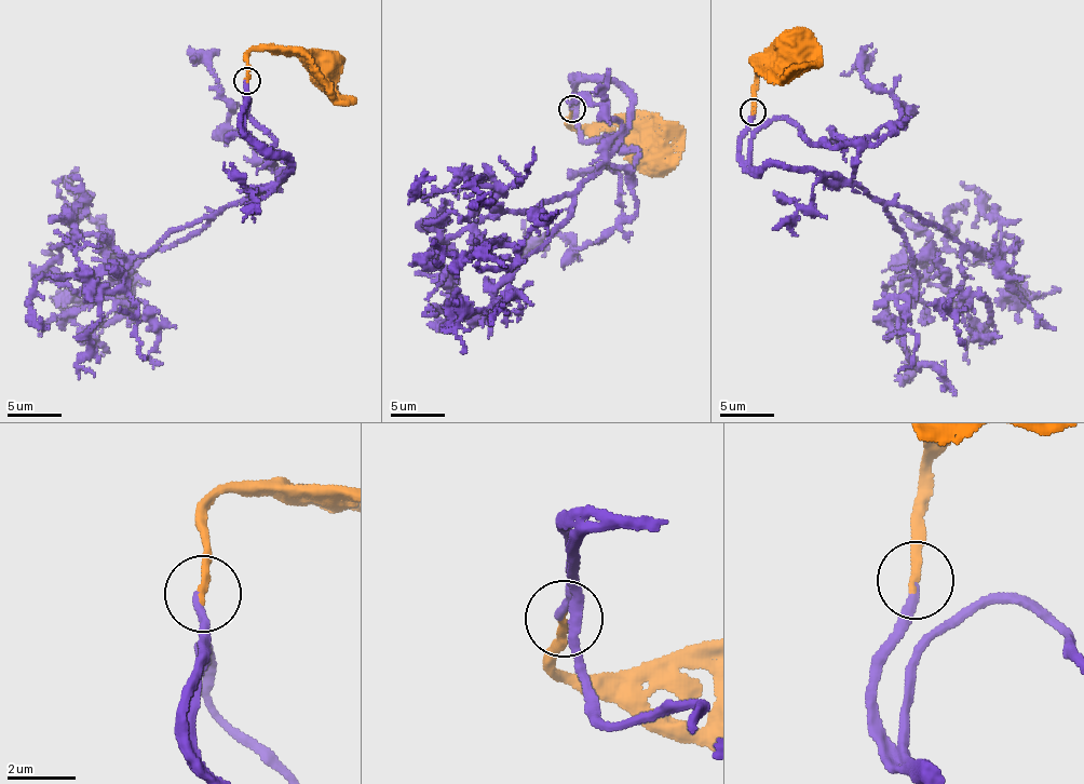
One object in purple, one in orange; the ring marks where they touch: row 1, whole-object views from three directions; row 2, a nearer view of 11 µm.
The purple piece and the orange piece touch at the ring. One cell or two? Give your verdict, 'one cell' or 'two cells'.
one cell

